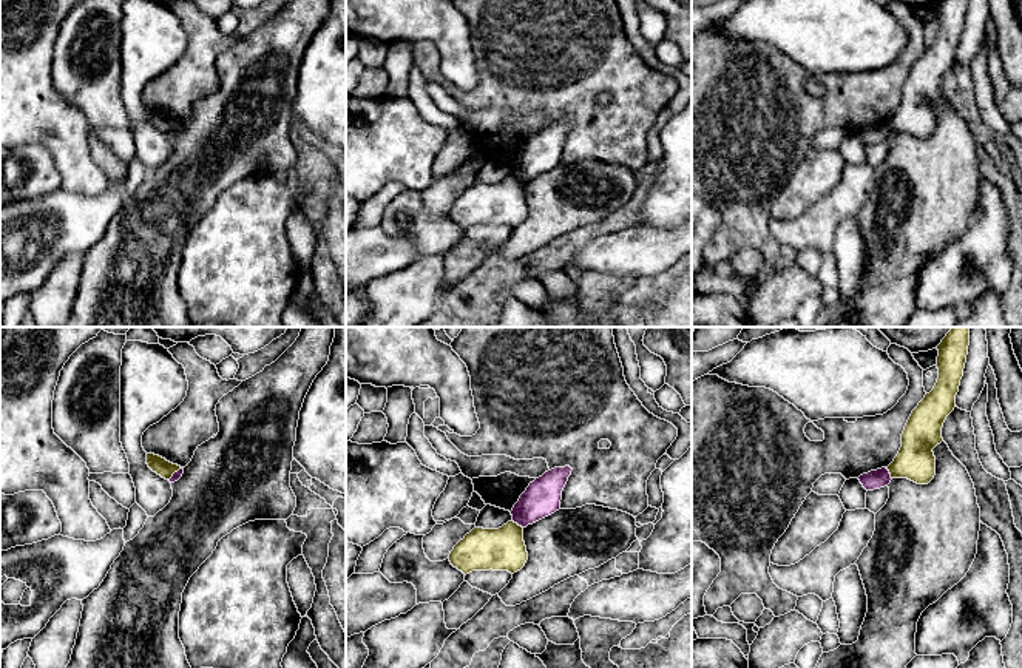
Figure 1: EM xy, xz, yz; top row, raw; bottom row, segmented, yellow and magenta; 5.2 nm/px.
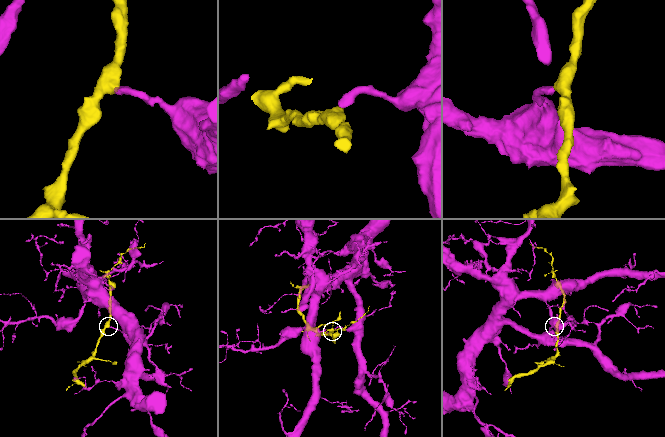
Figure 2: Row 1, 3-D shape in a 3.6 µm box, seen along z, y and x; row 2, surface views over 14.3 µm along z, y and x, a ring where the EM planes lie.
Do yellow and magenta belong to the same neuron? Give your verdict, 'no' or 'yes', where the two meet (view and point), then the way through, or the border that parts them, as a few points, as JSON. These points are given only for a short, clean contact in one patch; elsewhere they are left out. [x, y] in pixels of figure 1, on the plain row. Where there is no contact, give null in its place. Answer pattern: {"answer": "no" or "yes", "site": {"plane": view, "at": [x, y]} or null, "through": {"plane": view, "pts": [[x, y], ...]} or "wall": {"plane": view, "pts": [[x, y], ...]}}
{"answer": "no", "site": {"plane": "xz", "at": [516, 178]}, "wall": {"plane": "xz", "pts": [[511, 175], [522, 182]]}}

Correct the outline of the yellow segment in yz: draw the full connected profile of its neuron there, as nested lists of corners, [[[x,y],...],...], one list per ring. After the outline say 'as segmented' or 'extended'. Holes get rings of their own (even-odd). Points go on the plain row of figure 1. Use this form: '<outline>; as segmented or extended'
[[[937,0],[937,5],[937,37],[912,65],[905,80],[902,102],[886,122],[891,133],[908,133],[917,139],[928,139],[936,130],[932,103],[943,96],[943,77],[956,62],[968,0]]]; as segmented

